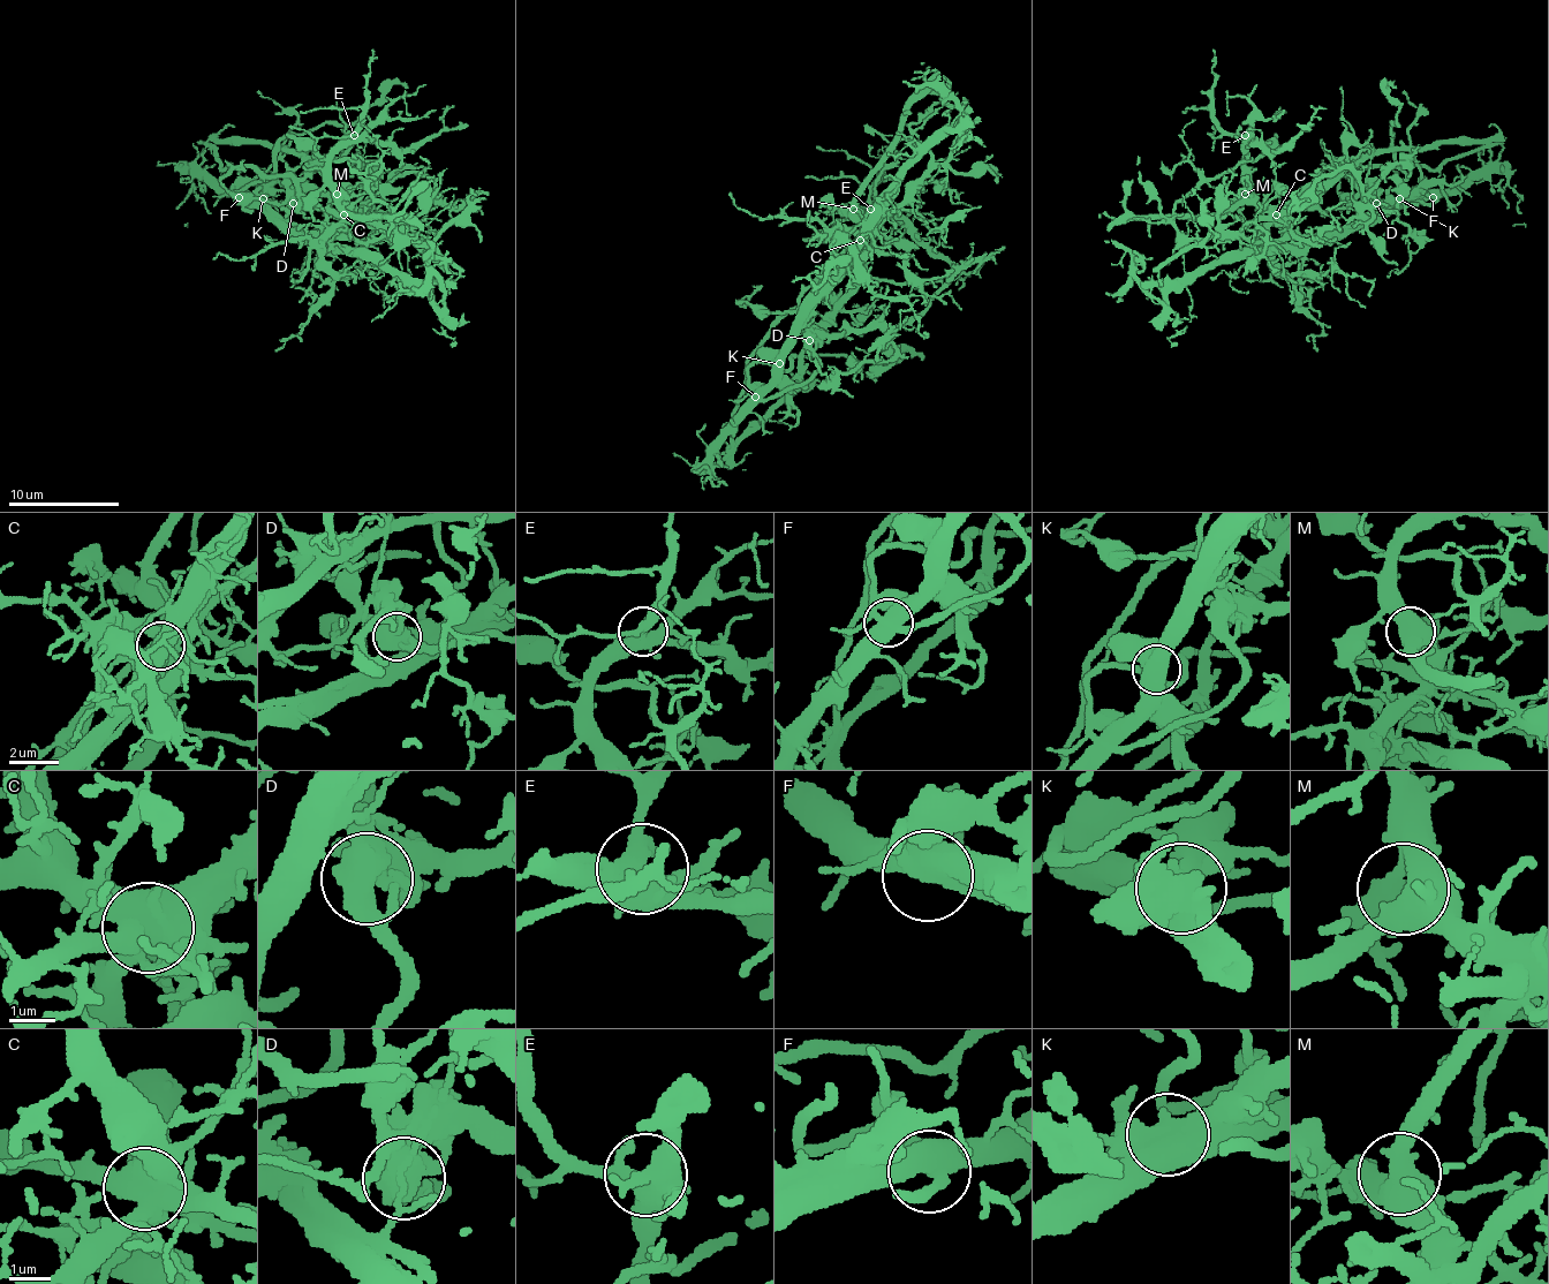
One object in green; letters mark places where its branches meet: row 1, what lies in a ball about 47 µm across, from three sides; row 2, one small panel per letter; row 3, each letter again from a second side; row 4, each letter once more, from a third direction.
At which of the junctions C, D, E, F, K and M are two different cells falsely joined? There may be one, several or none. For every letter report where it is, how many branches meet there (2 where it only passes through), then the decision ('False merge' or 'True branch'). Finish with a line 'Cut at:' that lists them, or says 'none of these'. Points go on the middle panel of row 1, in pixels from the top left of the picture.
C: Place: (860, 240). Branches: 8. False merge
D: Place: (809, 340). Branches: 3. False merge
E: Place: (870, 209). Branches: 6. True branch
F: Place: (755, 397). Branches: 5. False merge
K: Place: (779, 363). Branches: 2. False merge
M: Place: (853, 209). Branches: 3. True branch
Cut at: C, D, F, K

